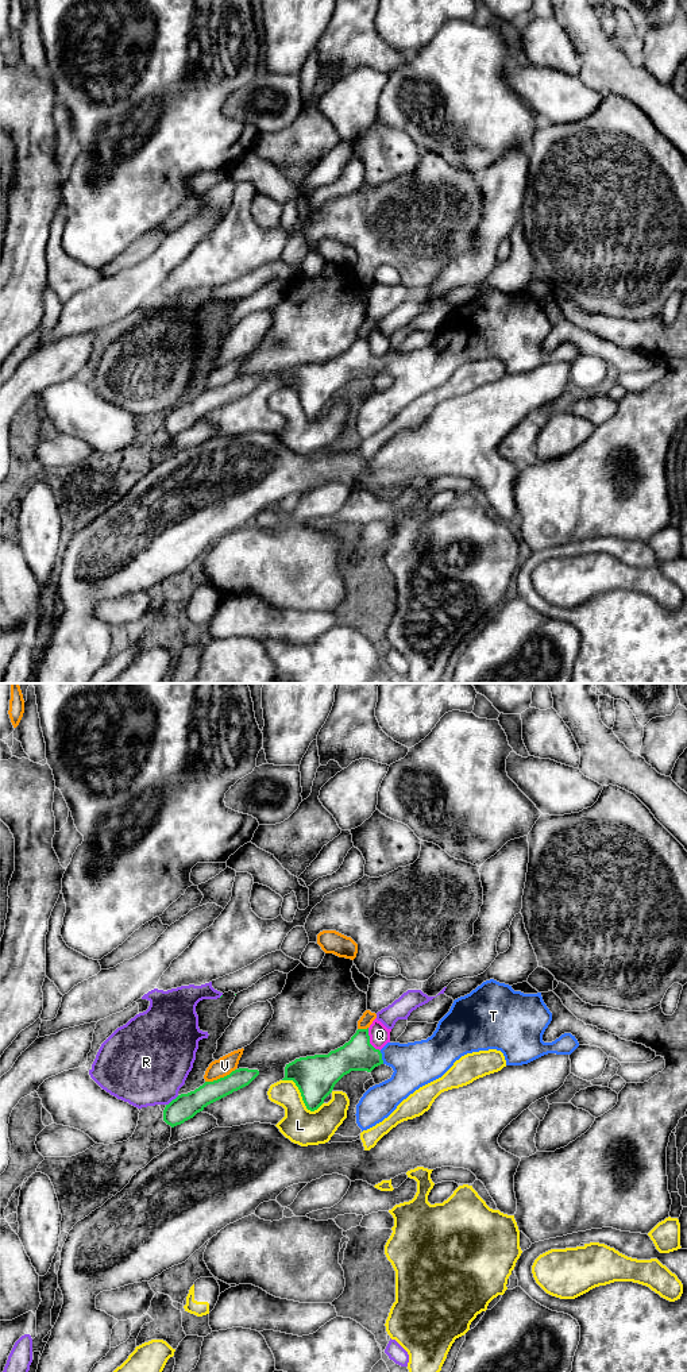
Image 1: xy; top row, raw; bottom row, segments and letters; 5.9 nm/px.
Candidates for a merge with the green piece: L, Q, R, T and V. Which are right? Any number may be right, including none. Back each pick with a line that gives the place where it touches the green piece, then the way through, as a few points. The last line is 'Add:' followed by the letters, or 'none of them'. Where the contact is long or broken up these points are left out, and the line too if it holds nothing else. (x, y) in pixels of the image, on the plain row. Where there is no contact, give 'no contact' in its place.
T: meets green in xy at (381, 366); runs through xy (358, 362), (365, 366), (381, 366), (402, 366), (415, 373)
Add: T

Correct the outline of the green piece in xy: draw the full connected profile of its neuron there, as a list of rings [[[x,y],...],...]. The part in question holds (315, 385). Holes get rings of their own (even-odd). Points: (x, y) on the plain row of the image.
[[[490,288],[470,302],[455,308],[427,348],[408,352],[387,351],[379,359],[370,352],[368,336],[358,338],[348,351],[328,363],[300,366],[286,373],[282,389],[293,389],[306,417],[314,420],[324,412],[335,393],[351,379],[371,381],[381,373],[391,375],[394,379],[391,386],[370,396],[356,413],[356,432],[363,440],[387,427],[416,398],[441,386],[467,362],[497,358],[503,362],[506,374],[528,373],[548,362],[571,363],[579,355],[571,342],[564,342],[552,351],[543,350],[551,329],[552,321],[544,312],[541,301],[524,302],[514,300],[509,293]]]

